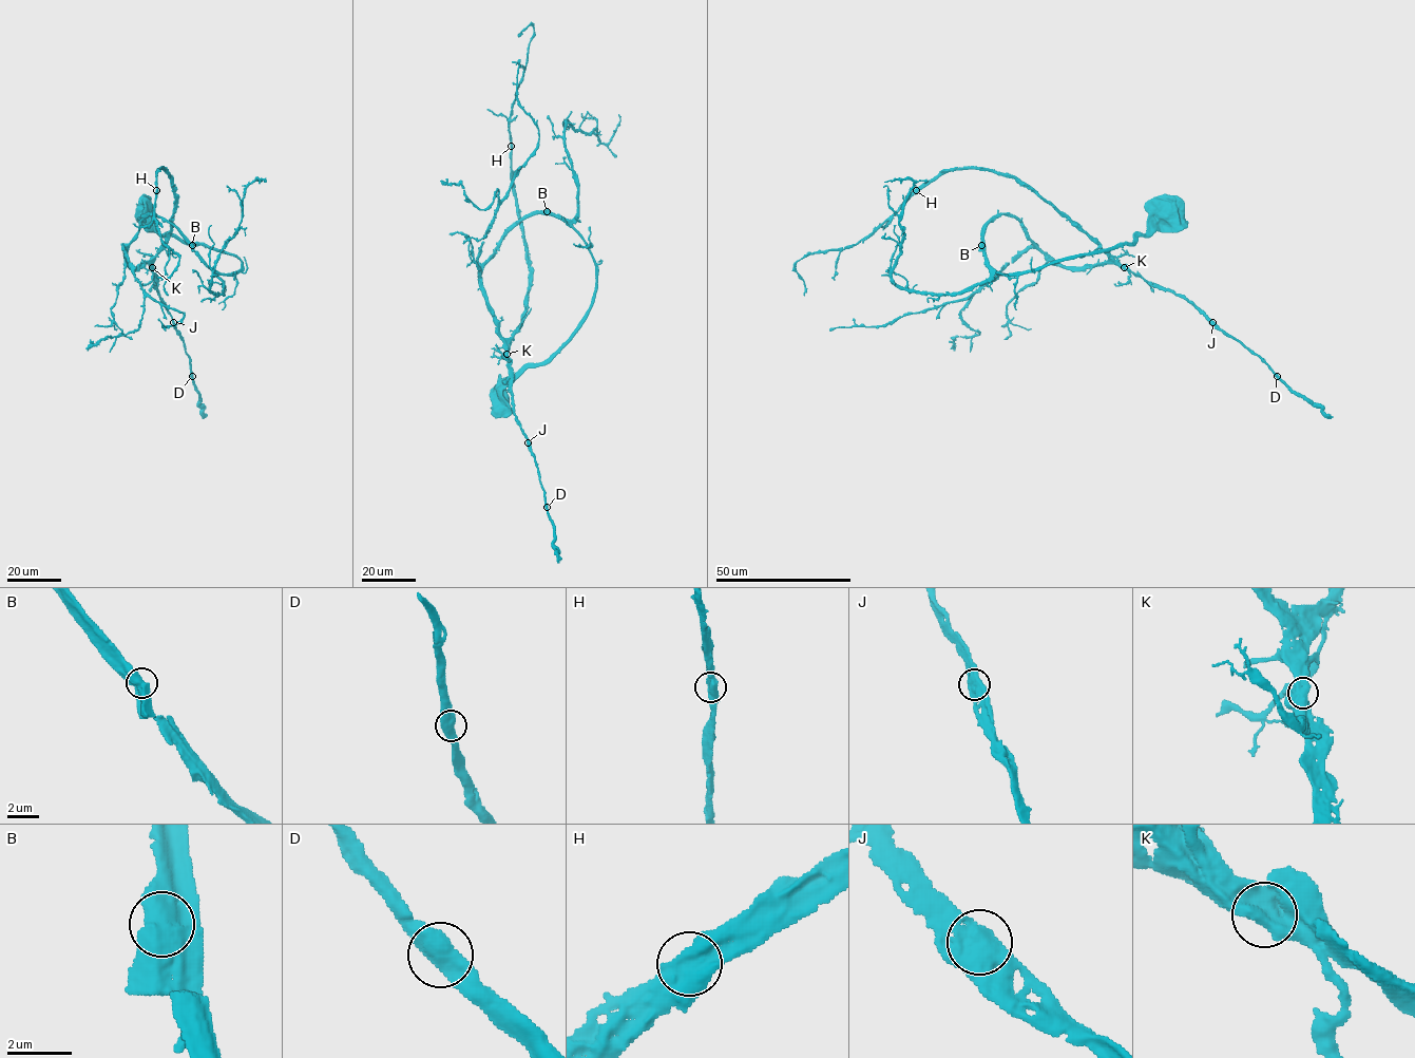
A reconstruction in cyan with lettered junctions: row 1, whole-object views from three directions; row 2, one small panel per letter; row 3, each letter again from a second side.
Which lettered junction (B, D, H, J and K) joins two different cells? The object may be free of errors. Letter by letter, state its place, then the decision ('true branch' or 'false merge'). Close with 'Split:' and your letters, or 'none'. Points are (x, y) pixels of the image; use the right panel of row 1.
B: (981, 245) | true branch
D: (1277, 376) | true branch
H: (916, 190) | true branch
J: (1212, 322) | true branch
K: (1124, 267) | false merge
Split: K

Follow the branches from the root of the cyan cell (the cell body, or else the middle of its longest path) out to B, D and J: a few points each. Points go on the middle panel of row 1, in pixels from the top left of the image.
B: (501, 396), (500, 386), (513, 375), (546, 361), (569, 339), (595, 289), (595, 266), (587, 243), (547, 211)
D: (501, 396), (513, 375), (569, 339), (593, 295), (587, 243), (548, 213), (520, 220), (480, 276), (547, 507)
J: (501, 396), (513, 375), (569, 339), (593, 295), (587, 243), (548, 213), (520, 220), (480, 276), (528, 442)

